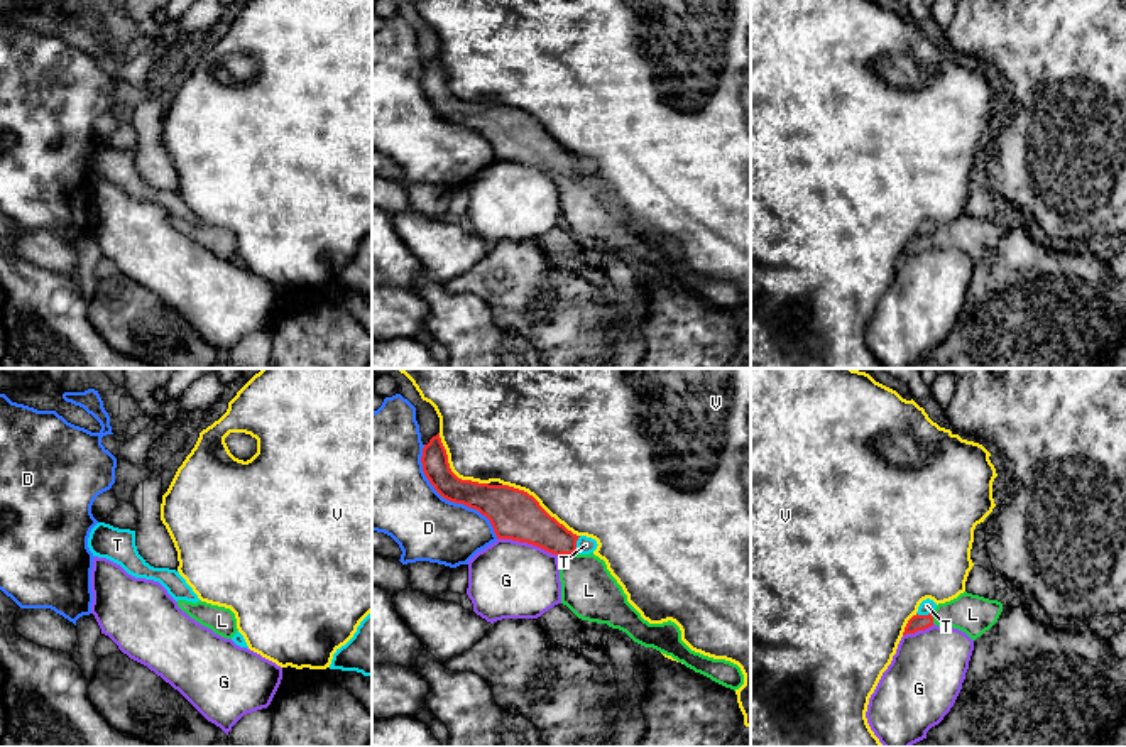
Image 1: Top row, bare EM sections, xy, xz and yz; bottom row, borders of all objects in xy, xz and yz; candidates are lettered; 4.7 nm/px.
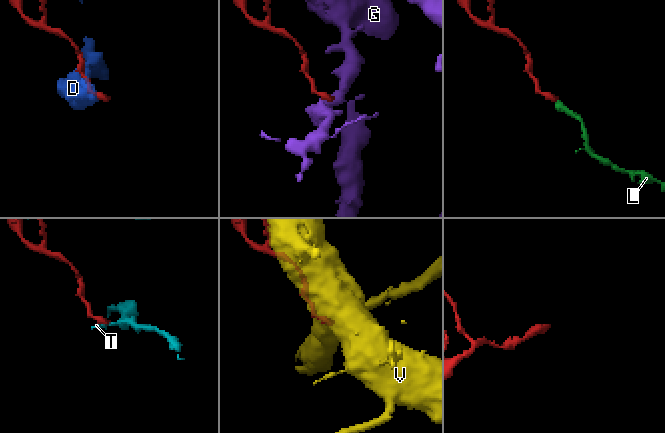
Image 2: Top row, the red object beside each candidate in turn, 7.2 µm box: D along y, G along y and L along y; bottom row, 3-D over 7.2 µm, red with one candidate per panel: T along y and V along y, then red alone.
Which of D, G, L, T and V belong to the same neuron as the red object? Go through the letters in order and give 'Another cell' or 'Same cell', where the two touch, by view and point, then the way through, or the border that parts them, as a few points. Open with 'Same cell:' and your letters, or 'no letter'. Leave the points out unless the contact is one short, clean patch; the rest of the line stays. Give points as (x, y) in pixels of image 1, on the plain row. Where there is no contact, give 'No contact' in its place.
Same cell: L
D: Another cell. Touches red at xz (448, 120)
G: Another cell. Touches red at xz (528, 164)
L: Same cell. Touches red at xz (567, 174). Path across: xz (526, 142), (545, 152), (567, 174), (589, 212)
T: Another cell. Touches red at xz (575, 166). Boundary: xz (580, 158), (573, 173)
V: Another cell. Touches red at xz (540, 127)

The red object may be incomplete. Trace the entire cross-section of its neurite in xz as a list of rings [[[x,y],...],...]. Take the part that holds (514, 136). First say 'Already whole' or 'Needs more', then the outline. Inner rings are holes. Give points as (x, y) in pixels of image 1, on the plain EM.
Needs more. [[[440,54],[424,66],[421,85],[435,112],[443,120],[485,137],[497,161],[527,164],[556,176],[561,225],[578,240],[619,250],[634,264],[671,277],[734,313],[744,306],[744,296],[737,286],[691,272],[681,262],[681,252],[675,243],[649,245],[644,242],[627,223],[627,216],[607,191],[605,183],[593,174],[578,176],[580,157],[551,139],[533,117],[509,106],[458,100],[450,90]]]

